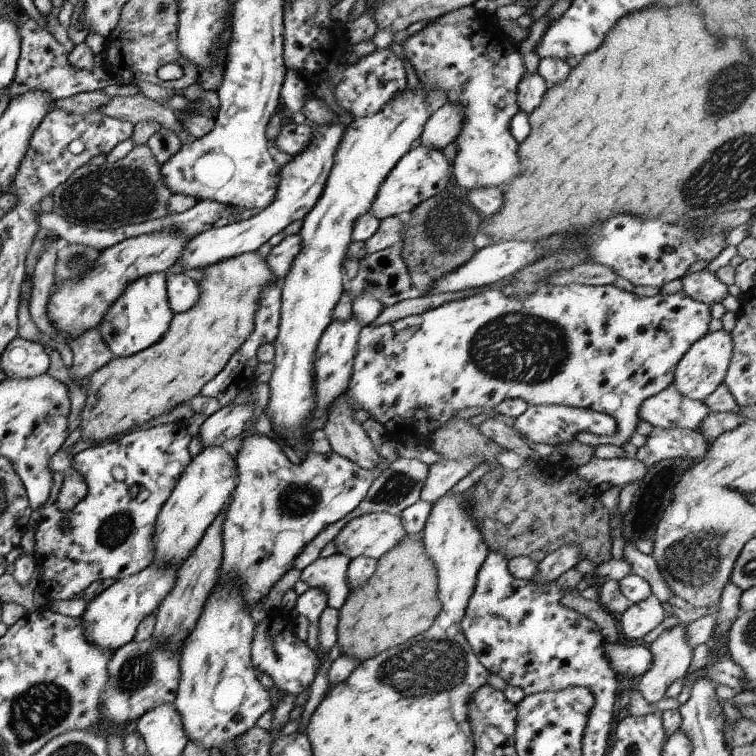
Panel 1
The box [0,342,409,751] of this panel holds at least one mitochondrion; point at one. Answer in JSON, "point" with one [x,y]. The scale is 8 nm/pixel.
{"point":[39,707]}

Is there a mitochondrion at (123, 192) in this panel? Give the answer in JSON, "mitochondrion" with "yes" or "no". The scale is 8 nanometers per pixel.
{"mitochondrion":"yes"}

